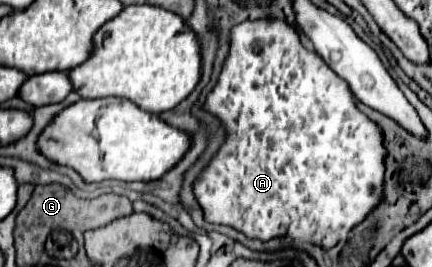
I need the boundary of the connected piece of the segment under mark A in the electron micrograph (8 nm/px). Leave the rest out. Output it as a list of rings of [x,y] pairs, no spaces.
[[[261,18],[259,22],[241,22],[231,28],[229,54],[223,62],[217,84],[207,94],[203,108],[221,120],[227,134],[219,152],[211,158],[207,168],[193,182],[195,200],[203,208],[203,216],[207,222],[231,226],[243,232],[247,238],[257,238],[261,242],[267,242],[271,238],[289,238],[319,246],[323,250],[331,250],[341,238],[347,238],[347,234],[357,226],[357,222],[363,222],[363,218],[367,218],[367,214],[375,210],[375,206],[379,206],[379,198],[383,198],[383,174],[385,174],[383,158],[387,156],[387,150],[383,146],[383,134],[379,126],[375,126],[375,122],[371,122],[363,112],[359,112],[355,96],[351,94],[347,82],[335,76],[333,70],[329,70],[329,66],[319,58],[315,50],[307,50],[301,44],[297,30],[287,26],[287,22],[267,22],[267,18]]]

